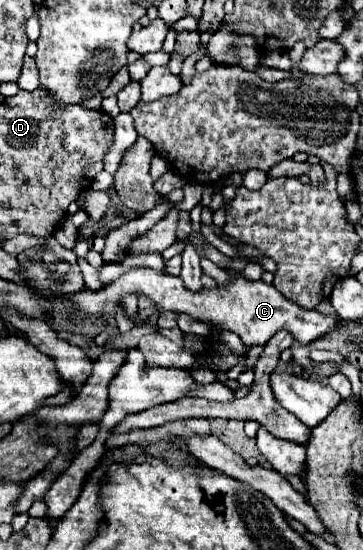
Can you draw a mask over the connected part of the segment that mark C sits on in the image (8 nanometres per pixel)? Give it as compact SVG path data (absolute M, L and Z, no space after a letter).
M129 270L129 272L121 274L119 278L115 278L113 282L109 282L99 292L81 290L81 292L73 294L73 302L79 300L79 306L83 306L83 310L87 310L87 314L99 314L101 318L111 318L117 312L123 312L121 298L127 292L147 294L159 306L159 312L167 312L167 310L185 312L199 322L235 332L243 340L245 354L253 346L267 344L267 340L279 330L287 330L295 342L299 342L301 346L307 346L313 340L319 340L321 336L329 334L337 324L341 324L341 318L337 314L323 316L315 308L305 310L299 304L287 300L283 294L279 294L275 286L265 284L261 280L247 282L239 276L233 276L231 284L225 288L217 286L217 290L203 288L203 292L191 292L183 286L183 280L179 276L169 276L165 272L155 272L155 270Z

